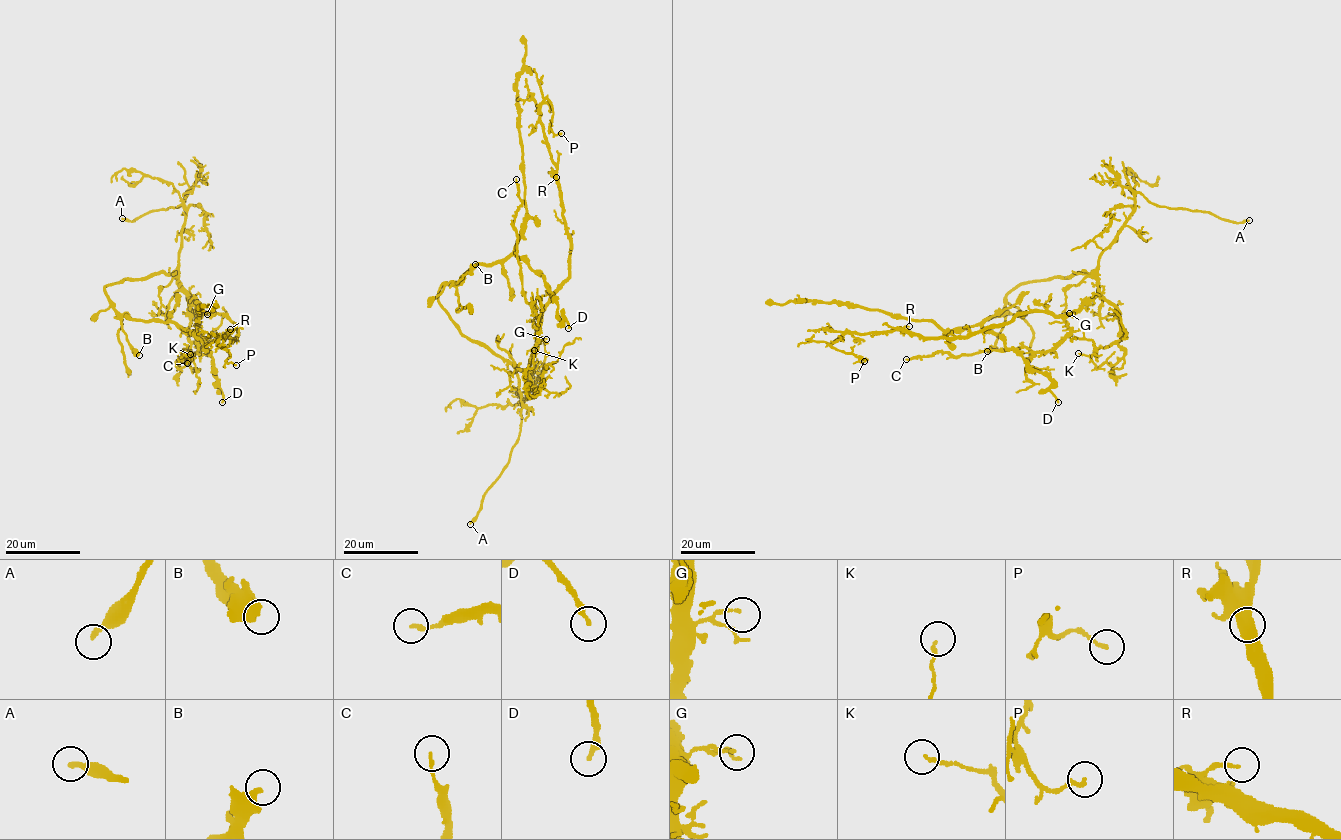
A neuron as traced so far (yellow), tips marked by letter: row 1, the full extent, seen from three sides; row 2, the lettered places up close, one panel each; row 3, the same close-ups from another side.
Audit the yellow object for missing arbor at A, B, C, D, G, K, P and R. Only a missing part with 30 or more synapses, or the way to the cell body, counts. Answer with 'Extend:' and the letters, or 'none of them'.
Extend: A

